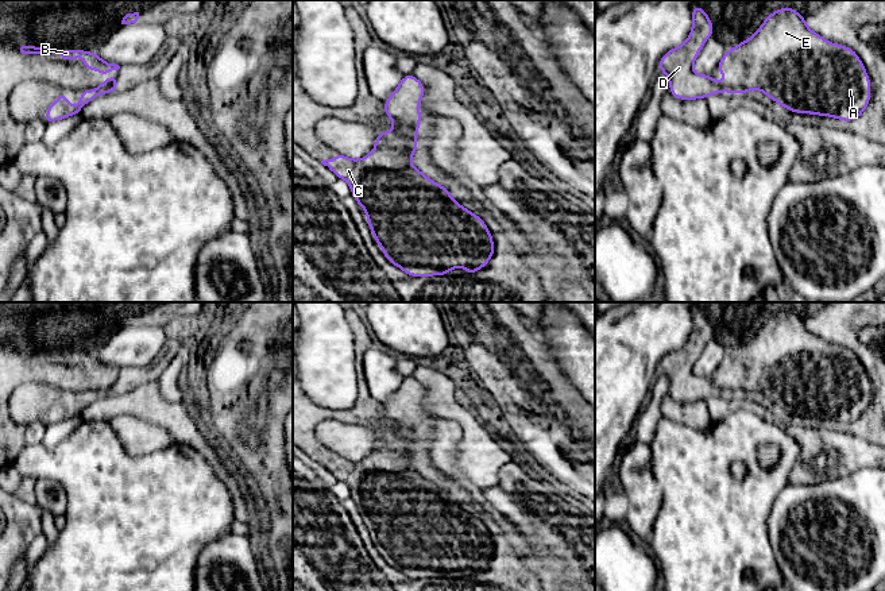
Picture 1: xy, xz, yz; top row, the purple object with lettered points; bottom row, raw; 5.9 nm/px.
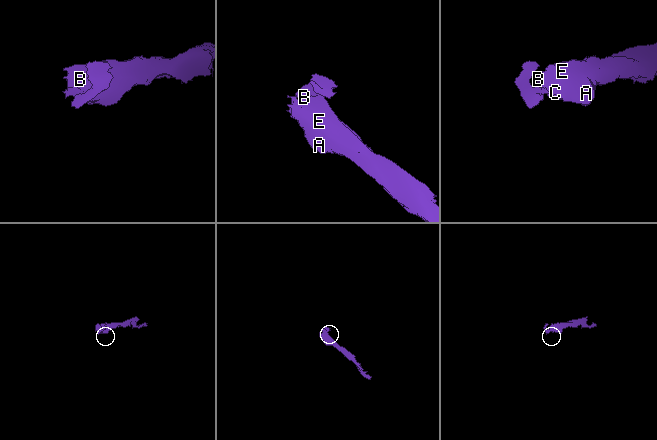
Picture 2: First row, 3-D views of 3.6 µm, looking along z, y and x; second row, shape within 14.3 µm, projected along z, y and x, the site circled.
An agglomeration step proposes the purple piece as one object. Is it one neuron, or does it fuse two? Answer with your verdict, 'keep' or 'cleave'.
cleave

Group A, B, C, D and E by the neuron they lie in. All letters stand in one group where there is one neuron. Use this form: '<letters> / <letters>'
A B C E / D

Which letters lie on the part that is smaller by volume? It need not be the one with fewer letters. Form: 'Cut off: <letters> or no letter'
Cut off: D

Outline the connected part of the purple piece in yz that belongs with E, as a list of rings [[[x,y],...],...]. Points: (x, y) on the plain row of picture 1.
[[[796,312],[772,314],[750,341],[726,352],[715,370],[726,383],[715,386],[729,395],[761,393],[774,405],[796,416],[831,418],[842,424],[858,421],[870,405],[872,383],[858,356],[812,333]]]

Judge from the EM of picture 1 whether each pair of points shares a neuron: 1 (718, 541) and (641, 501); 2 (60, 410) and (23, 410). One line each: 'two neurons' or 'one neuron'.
1: two neurons
2: one neuron

